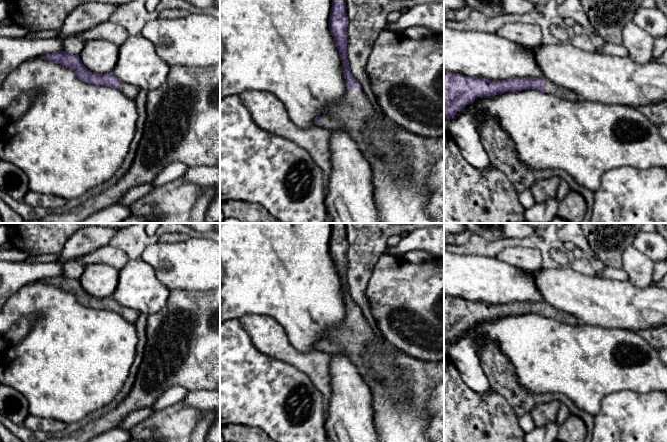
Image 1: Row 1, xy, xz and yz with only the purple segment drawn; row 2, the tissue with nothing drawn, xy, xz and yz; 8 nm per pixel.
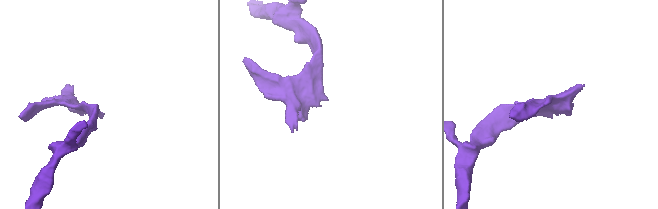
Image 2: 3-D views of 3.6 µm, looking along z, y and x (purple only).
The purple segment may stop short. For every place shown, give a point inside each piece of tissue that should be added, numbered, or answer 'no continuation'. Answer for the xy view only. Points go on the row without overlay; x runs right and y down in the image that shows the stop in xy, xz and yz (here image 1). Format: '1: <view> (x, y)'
1: xy (130, 315)

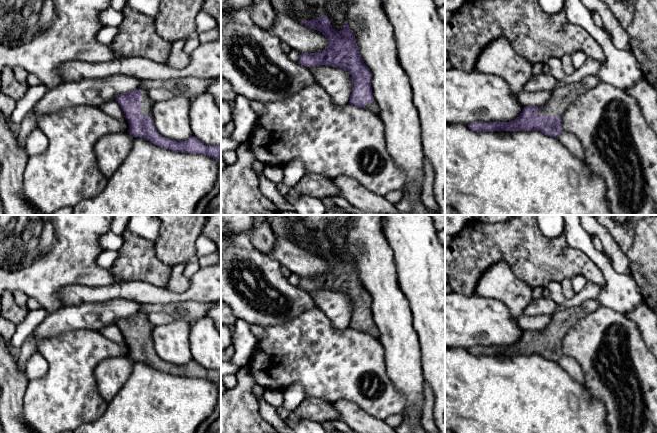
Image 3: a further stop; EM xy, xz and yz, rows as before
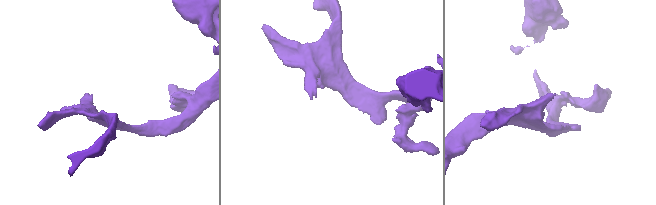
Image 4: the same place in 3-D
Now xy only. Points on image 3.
1: xy (147, 327)

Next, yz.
1: yz (562, 321)

